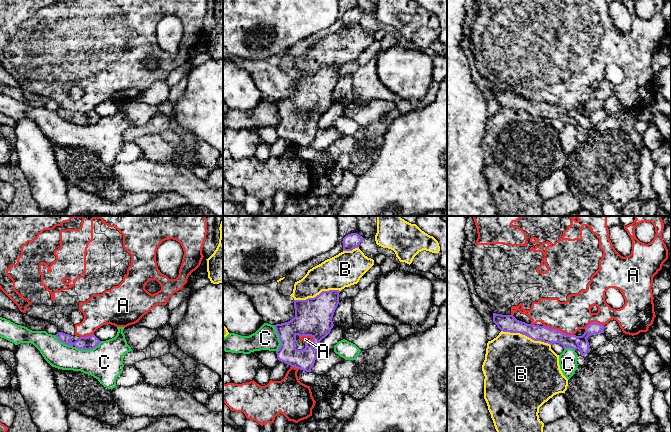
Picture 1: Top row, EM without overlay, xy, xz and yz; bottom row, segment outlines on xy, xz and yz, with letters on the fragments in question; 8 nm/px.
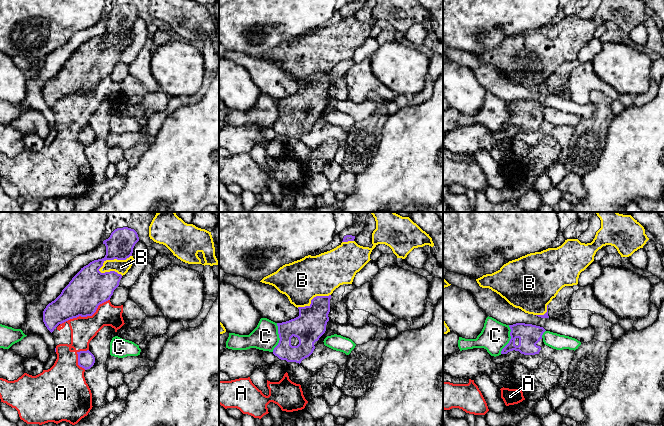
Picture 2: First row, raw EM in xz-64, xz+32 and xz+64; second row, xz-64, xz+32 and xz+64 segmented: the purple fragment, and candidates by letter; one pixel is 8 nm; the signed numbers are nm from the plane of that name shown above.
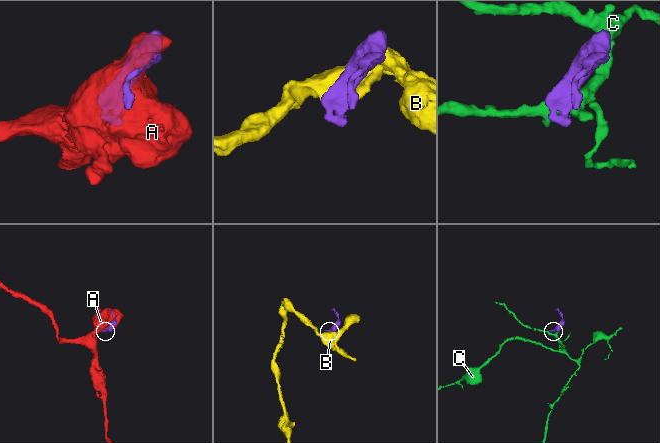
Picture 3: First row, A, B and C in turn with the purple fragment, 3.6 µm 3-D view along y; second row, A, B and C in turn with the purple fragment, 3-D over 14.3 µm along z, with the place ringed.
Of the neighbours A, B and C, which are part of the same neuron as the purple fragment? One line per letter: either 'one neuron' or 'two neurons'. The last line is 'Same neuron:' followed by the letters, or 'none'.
A: two neurons
B: two neurons
C: two neurons
Same neuron: none

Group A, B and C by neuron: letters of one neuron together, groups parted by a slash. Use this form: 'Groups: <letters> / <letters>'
Groups: A / B / C

